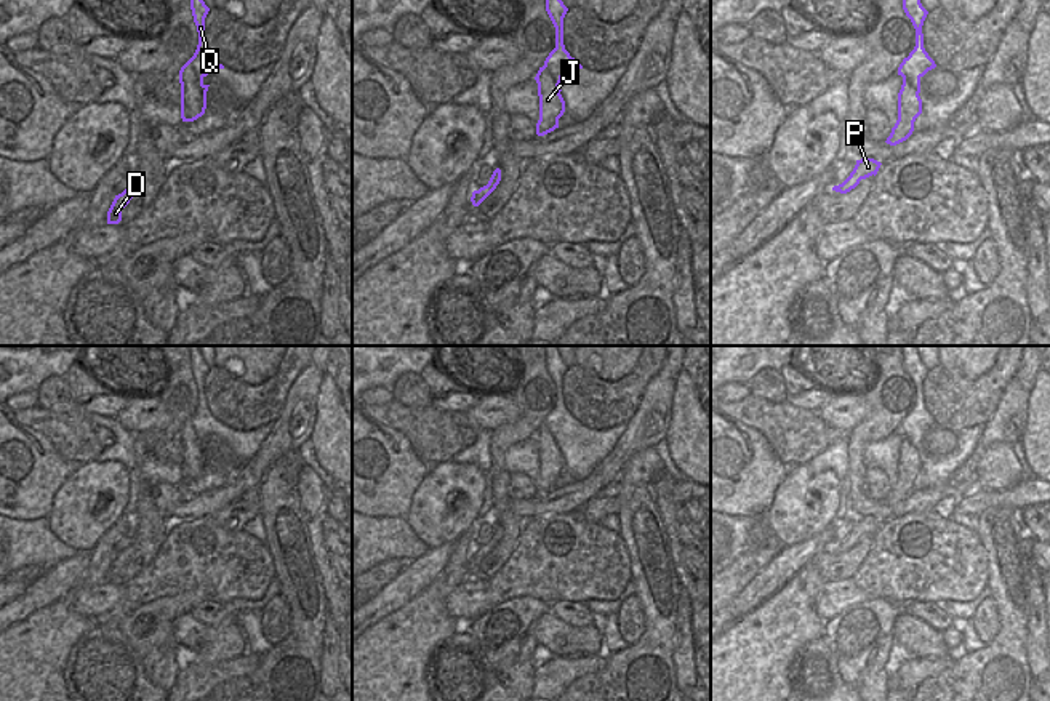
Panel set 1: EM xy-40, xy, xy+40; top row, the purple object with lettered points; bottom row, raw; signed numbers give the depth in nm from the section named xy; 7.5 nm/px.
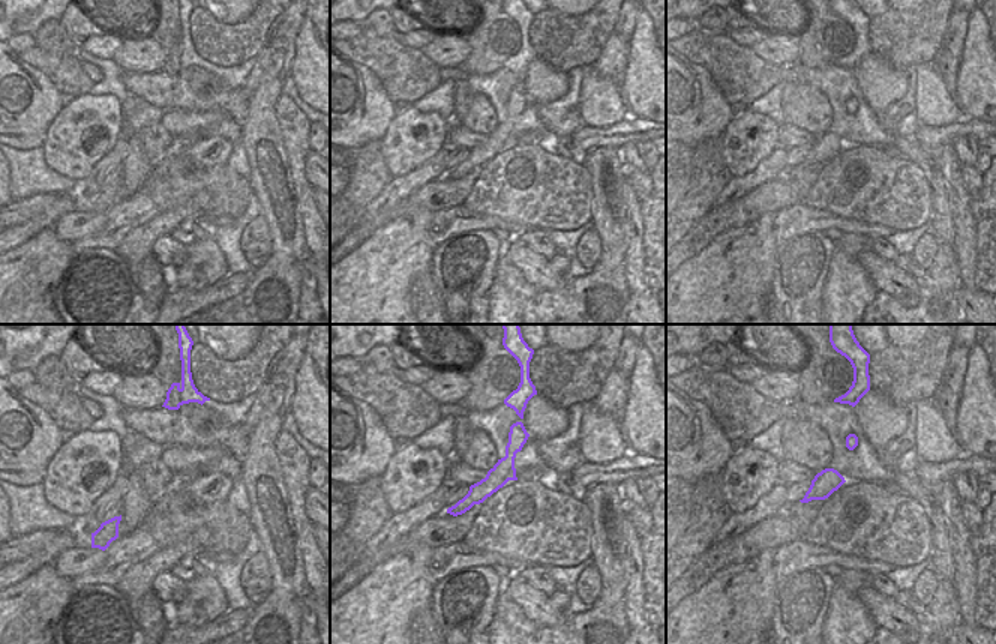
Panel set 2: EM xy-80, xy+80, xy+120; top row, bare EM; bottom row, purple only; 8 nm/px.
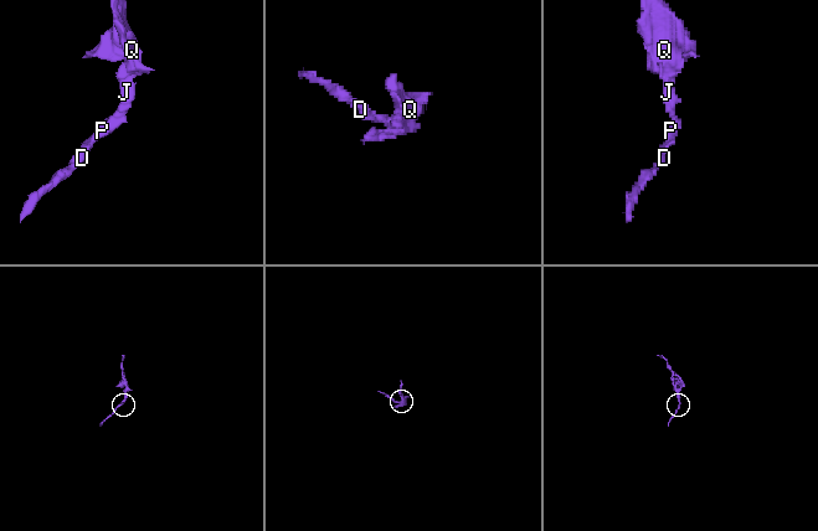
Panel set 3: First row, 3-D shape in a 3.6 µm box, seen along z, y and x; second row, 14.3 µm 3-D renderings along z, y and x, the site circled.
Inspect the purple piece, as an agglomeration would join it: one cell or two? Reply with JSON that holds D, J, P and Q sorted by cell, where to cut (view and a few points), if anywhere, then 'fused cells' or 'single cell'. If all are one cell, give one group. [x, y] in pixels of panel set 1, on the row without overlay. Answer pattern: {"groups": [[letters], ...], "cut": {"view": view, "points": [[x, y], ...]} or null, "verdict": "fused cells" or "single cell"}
{"groups": [["D", "J", "P", "Q"]], "cut": null, "verdict": "single cell"}

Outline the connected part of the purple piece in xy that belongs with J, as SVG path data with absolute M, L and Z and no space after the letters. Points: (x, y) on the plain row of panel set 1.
M544 346L544 352L546 370L555 386L555 407L549 411L544 424L539 426L535 435L539 455L539 479L536 482L538 495L544 495L559 487L559 477L565 471L565 459L559 443L567 432L575 427L583 427L563 403L563 376L568 367L560 359L555 346Z

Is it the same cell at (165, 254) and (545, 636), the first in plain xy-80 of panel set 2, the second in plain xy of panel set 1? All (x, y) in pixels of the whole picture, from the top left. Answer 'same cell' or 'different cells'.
same cell

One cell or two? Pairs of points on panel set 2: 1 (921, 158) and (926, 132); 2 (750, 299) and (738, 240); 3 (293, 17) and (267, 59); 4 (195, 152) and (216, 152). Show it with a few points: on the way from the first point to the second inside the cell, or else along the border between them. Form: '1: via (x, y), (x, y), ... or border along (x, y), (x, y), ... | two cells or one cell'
1: border along (912, 138), (929, 152) | two cells
2: via (738, 284), (738, 255) | one cell
3: via (285, 27), (285, 38), (275, 48) | one cell
4: via (200, 152), (207, 156), (212, 153) | one cell

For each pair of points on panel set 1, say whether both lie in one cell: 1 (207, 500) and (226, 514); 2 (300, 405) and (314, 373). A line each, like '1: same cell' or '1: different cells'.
1: different cells
2: same cell

